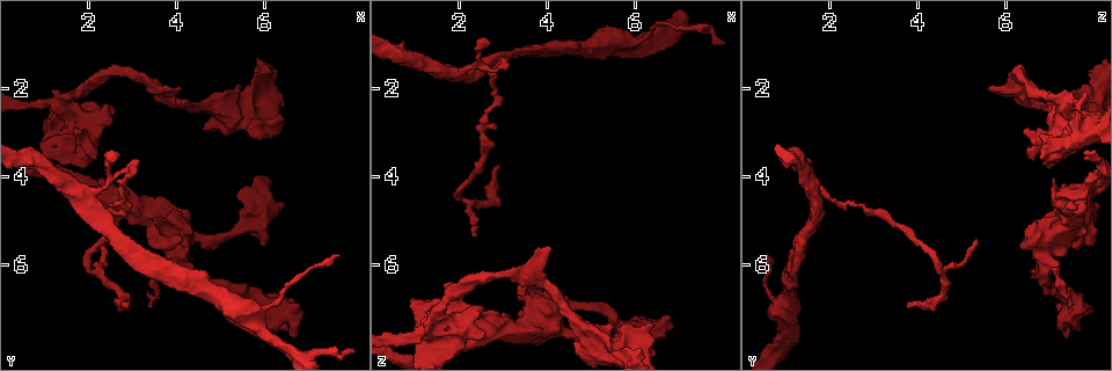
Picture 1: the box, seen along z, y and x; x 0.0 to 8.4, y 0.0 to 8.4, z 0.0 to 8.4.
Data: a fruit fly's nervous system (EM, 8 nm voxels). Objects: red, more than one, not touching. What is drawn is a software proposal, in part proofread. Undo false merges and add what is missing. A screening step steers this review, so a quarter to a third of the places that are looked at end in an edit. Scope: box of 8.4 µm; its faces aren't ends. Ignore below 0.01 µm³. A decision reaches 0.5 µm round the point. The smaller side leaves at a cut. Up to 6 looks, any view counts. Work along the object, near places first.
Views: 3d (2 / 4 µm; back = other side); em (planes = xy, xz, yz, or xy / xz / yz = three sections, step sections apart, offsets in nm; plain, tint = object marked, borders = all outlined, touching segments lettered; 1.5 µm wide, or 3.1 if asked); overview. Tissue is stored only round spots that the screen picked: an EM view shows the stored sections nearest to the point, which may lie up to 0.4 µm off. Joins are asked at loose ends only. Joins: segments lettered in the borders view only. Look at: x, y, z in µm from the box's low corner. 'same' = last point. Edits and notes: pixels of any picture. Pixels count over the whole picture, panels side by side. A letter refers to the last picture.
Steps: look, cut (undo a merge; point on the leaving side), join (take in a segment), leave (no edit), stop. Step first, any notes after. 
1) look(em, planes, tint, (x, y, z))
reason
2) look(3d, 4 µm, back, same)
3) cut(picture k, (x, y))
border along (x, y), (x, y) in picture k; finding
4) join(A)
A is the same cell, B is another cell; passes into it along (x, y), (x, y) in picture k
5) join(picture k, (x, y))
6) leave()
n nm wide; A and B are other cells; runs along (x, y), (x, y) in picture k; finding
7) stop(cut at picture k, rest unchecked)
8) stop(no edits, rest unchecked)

look(3d, 2 µm, (3.10, 3.65, 1.40))
an open end

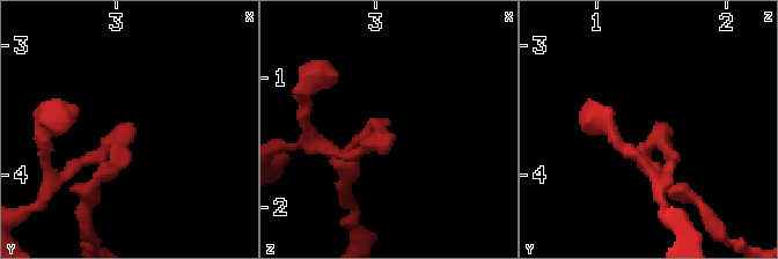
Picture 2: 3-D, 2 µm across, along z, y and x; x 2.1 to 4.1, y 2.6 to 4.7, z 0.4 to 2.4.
look(em, planes, borders, (3.16, 3.64, 1.46))
now the EM

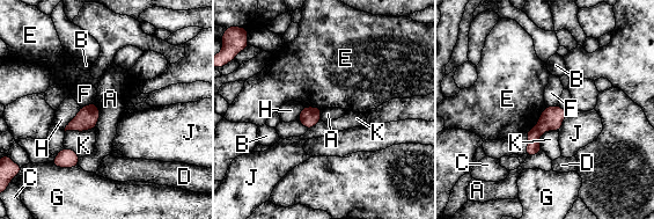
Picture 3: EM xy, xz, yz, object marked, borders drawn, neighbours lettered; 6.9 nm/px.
cut(picture 3, (534, 147))
A, B, C, D, E, F, G, H, J and K are other cells; border along (535, 126), (541, 134) in picture 3; a second neuron is stuck on

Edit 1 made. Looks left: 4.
look(3d, 2 µm, back, (4.15, 2.00, 5.65))
thin end

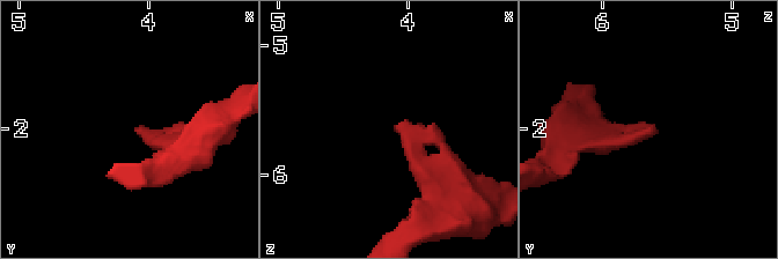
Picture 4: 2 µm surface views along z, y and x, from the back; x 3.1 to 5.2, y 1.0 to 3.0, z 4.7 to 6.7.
look(em, yz, step 8, tint, (4.10, 1.98, 5.62))

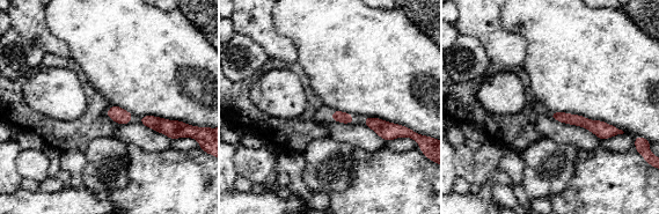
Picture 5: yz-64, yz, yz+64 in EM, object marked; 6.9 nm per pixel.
look(em, planes, borders, same)
another direction

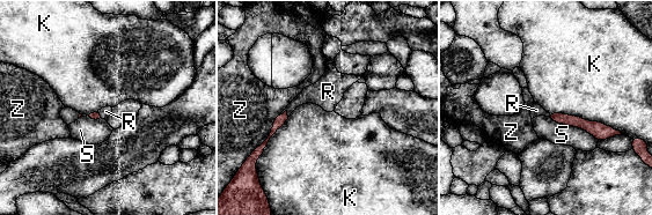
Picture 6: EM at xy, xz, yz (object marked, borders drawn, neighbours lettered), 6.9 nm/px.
join(R)
R is the same cell, K, S and Z are other cells; passes into it along (280, 119), (285, 111), (316, 94) in picture 6; it goes on there

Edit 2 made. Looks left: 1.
stop(cut at picture 3, join at picture 6, rest unchecked)

